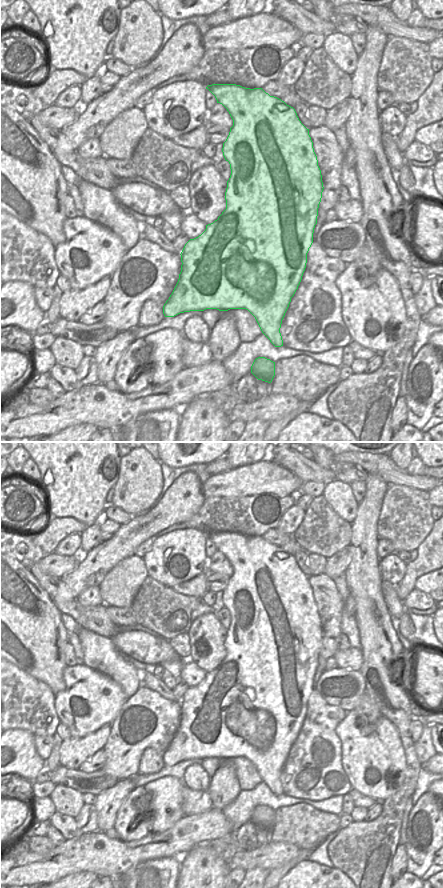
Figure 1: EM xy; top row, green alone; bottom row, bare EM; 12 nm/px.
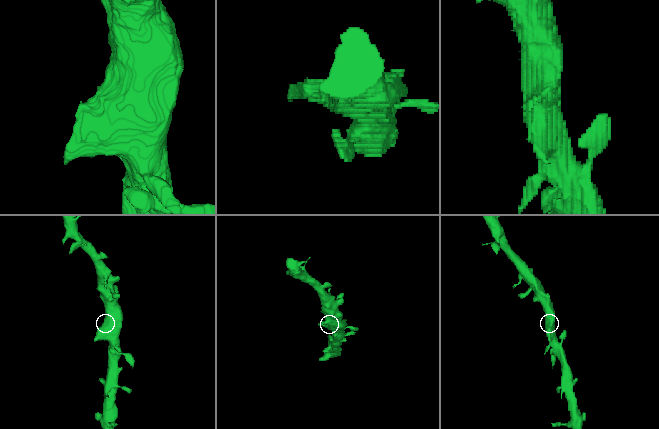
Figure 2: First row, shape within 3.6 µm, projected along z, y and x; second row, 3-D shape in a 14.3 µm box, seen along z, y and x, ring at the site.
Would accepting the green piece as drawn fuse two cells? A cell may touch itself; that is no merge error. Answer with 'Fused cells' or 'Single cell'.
Single cell.

